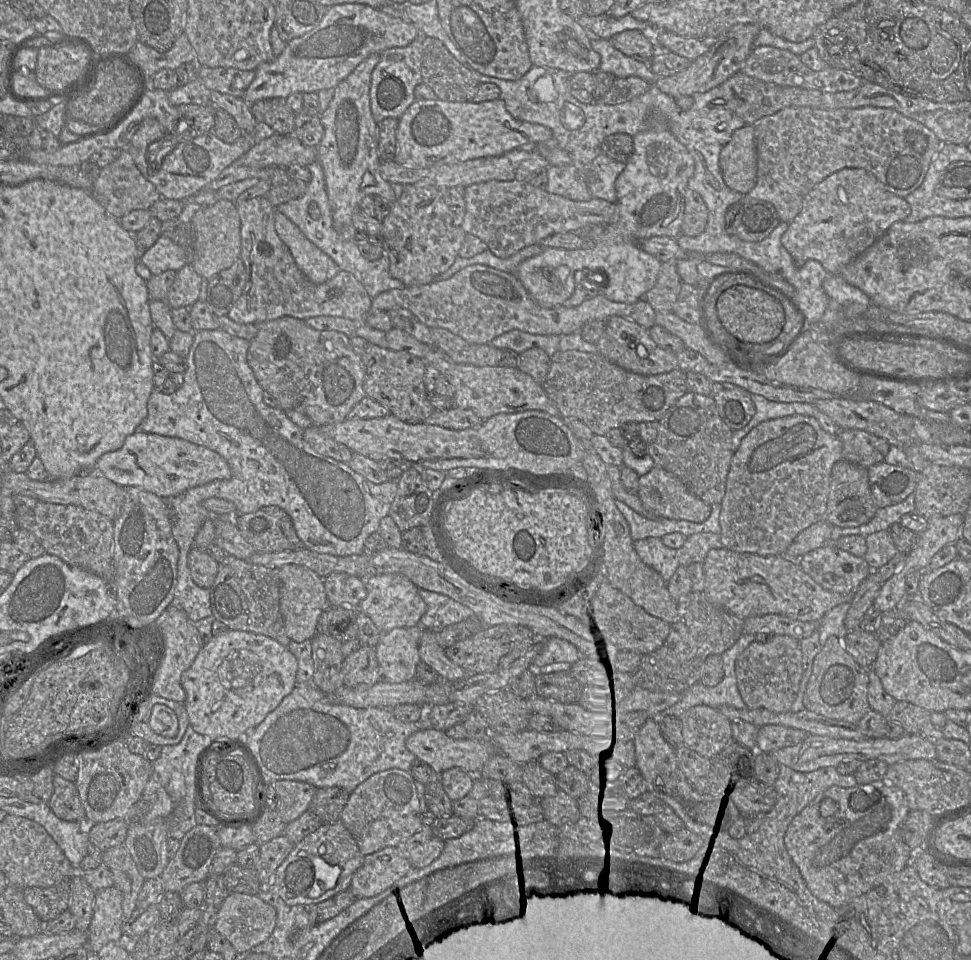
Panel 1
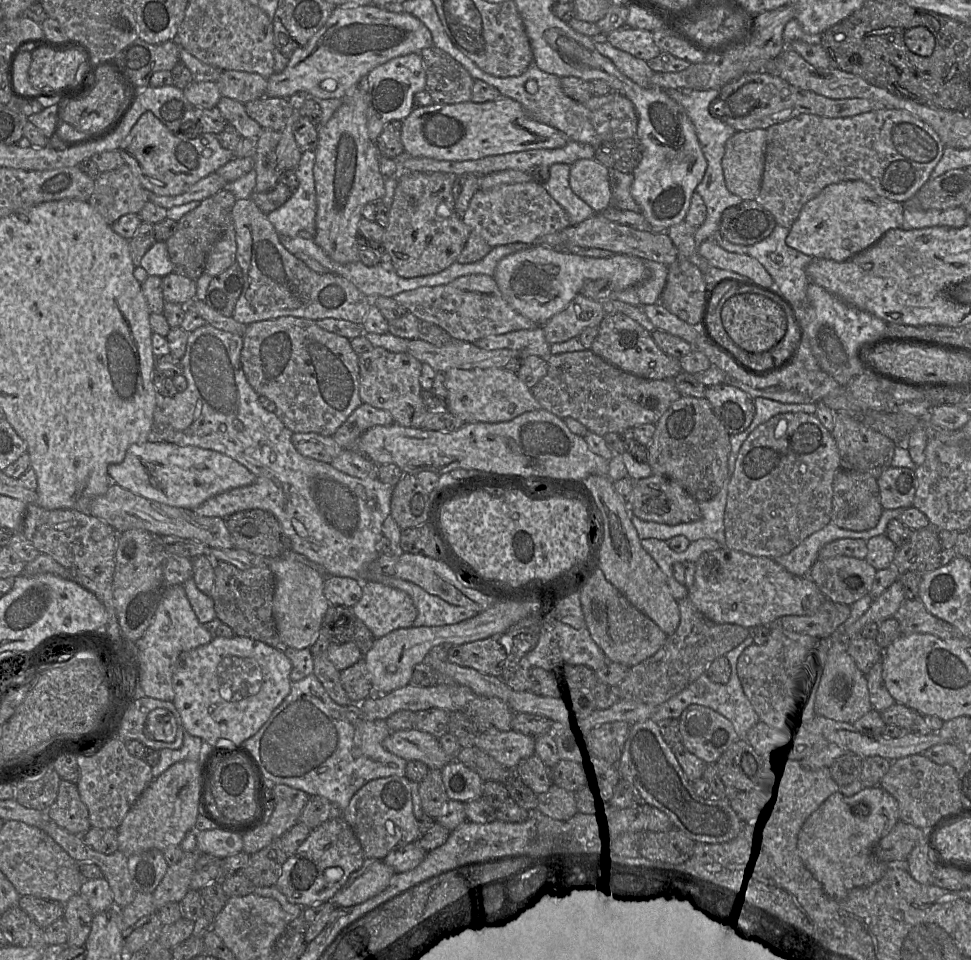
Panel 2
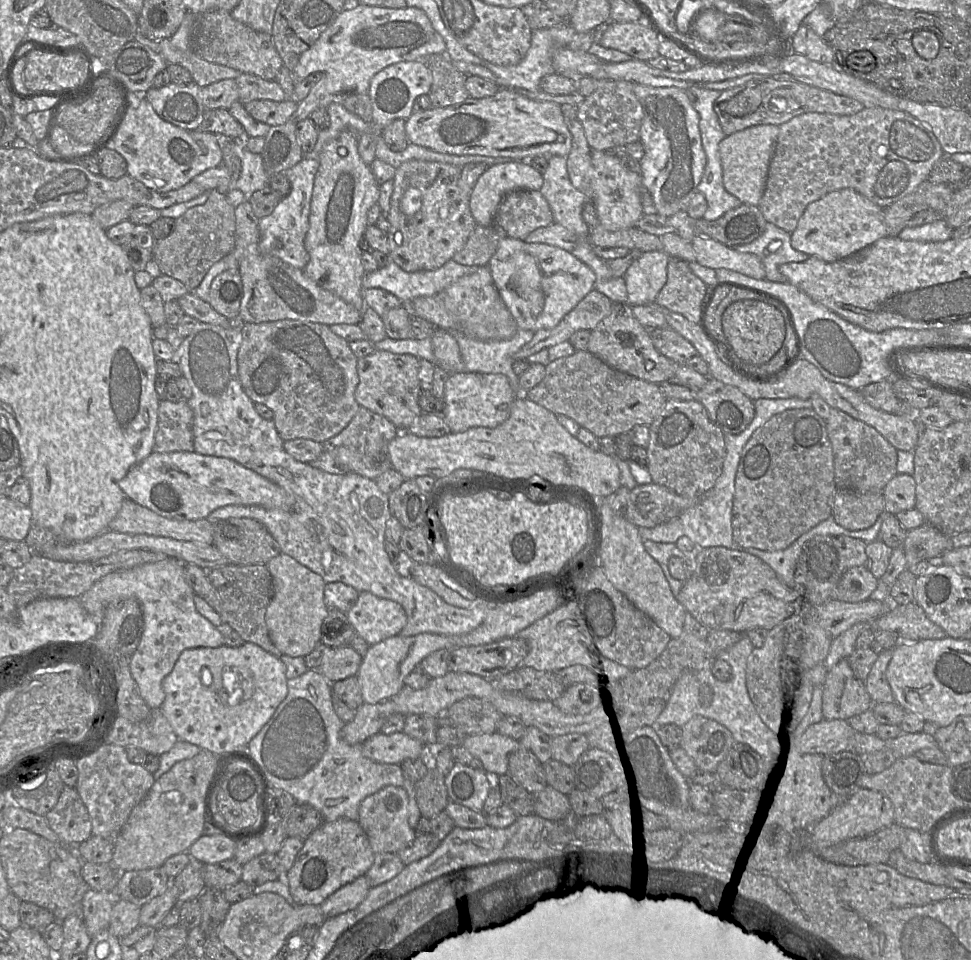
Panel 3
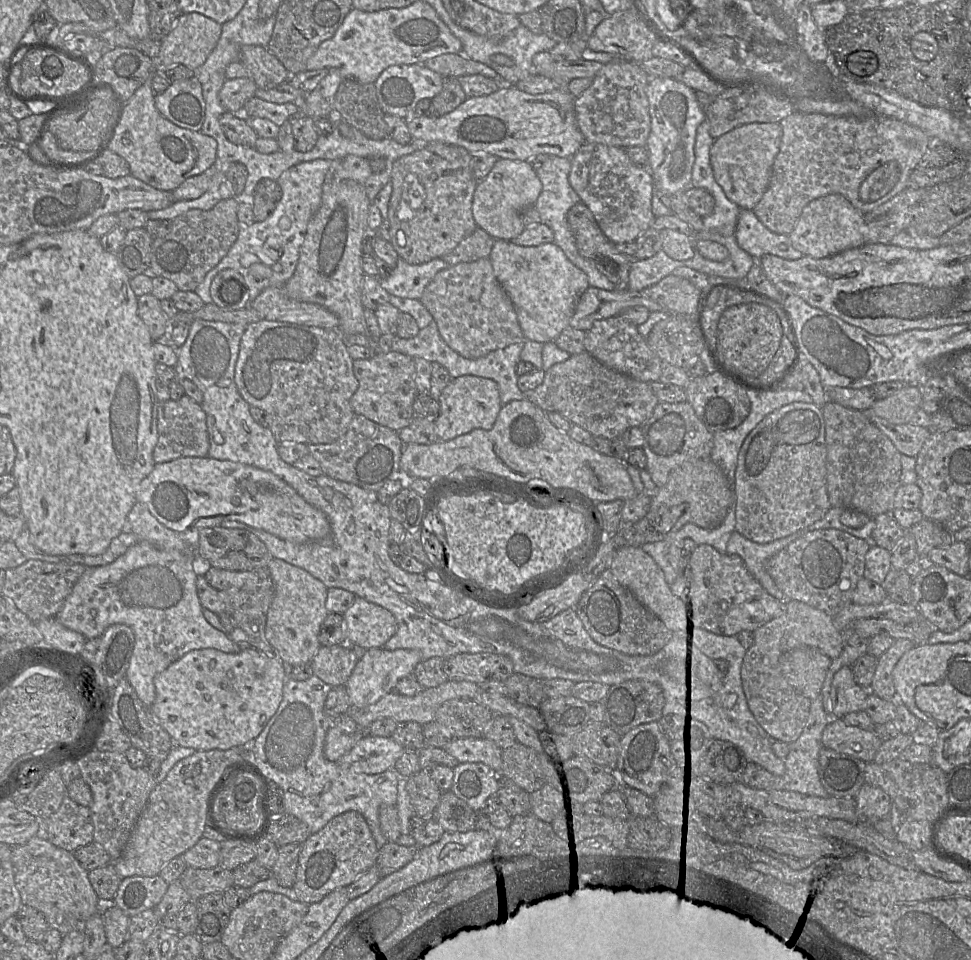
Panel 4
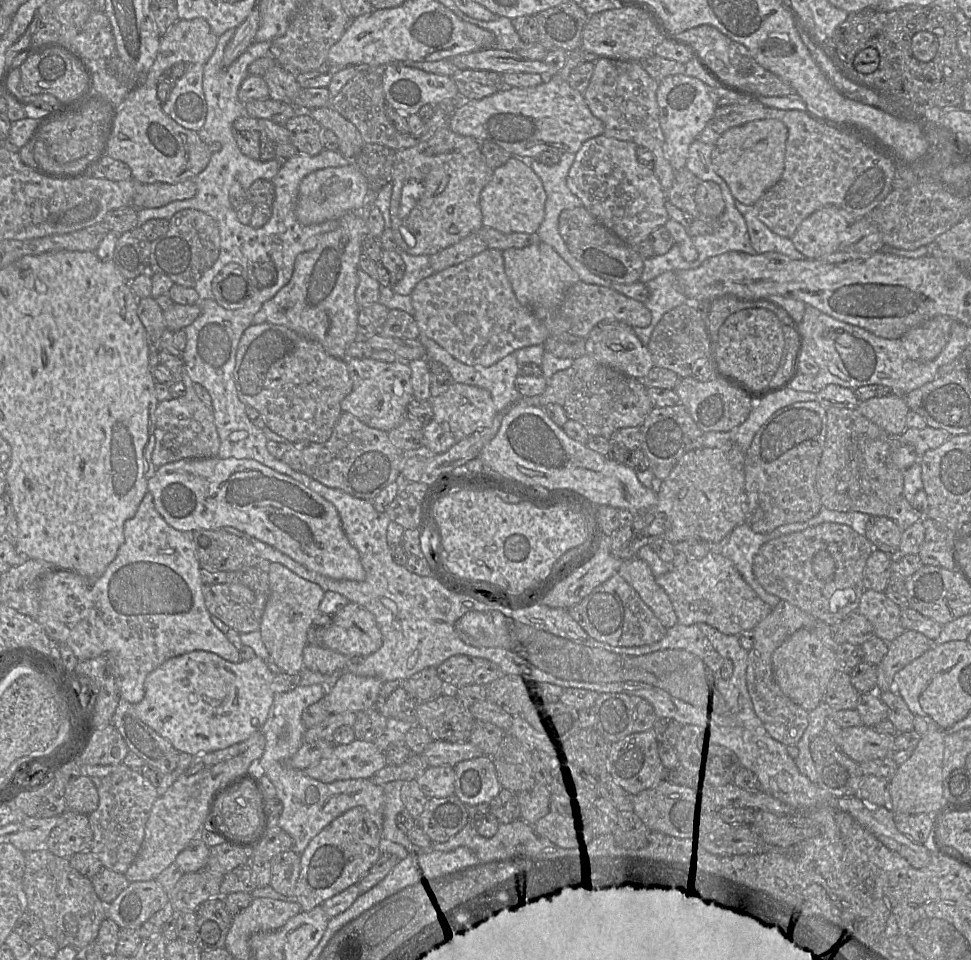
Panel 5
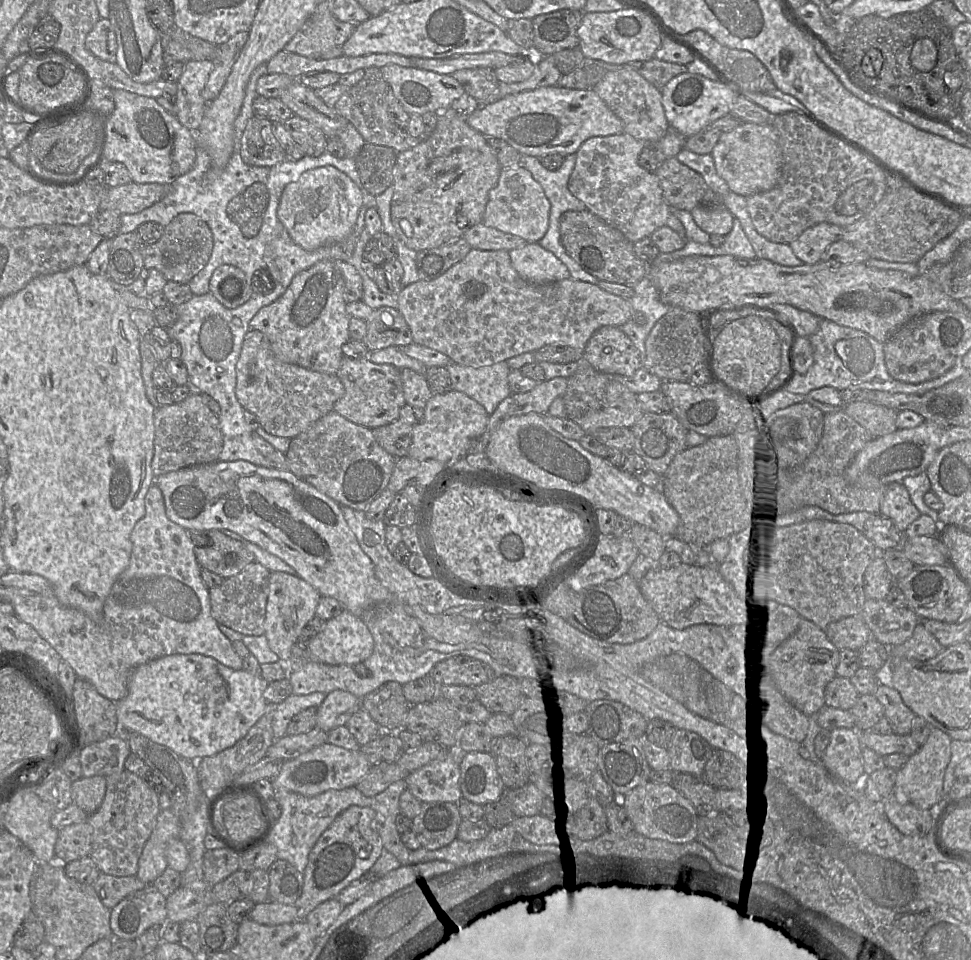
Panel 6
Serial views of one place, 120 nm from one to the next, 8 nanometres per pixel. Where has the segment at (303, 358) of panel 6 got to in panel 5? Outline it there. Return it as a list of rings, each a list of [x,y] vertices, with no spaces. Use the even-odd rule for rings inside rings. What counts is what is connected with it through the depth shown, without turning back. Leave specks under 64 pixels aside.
[[[368,208],[345,213],[338,219],[337,228],[323,234],[312,250],[298,254],[291,279],[273,298],[262,305],[254,315],[252,324],[272,323],[285,326],[303,337],[320,343],[331,356],[346,359],[347,346],[358,339],[358,314],[361,307],[356,302],[355,292],[362,242],[367,234],[367,219]]]

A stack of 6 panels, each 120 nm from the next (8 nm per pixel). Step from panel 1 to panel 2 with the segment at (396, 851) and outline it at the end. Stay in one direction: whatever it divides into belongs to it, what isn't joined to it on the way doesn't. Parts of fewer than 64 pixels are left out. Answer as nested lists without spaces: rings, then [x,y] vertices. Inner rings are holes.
[[[366,858],[330,901],[336,906],[358,904],[381,893],[395,874],[383,859]]]

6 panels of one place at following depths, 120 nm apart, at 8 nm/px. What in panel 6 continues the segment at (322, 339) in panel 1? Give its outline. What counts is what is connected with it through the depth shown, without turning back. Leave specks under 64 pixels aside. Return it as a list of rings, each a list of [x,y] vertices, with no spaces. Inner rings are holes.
[[[250,329],[236,363],[235,392],[242,407],[255,414],[260,426],[268,433],[292,439],[334,410],[334,404],[345,394],[345,388],[337,374],[278,360],[267,337],[258,330]]]

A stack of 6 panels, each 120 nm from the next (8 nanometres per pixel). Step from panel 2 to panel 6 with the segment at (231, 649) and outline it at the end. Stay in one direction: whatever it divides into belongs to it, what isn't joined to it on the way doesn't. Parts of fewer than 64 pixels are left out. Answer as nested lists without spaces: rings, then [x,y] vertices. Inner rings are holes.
[[[174,654],[138,666],[130,675],[127,695],[116,702],[121,732],[136,732],[199,761],[246,736],[269,709],[263,697],[268,682],[261,675],[233,670],[202,654]]]

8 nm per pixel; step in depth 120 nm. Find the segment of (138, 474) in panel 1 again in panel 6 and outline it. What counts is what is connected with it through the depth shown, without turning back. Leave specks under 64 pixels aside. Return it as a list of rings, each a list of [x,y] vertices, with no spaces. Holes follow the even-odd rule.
[[[219,460],[162,474],[156,477],[155,483],[162,491],[166,515],[172,522],[186,530],[229,529],[236,532],[282,559],[322,596],[337,599],[344,609],[361,619],[364,610],[385,601],[389,596],[388,589],[375,575],[373,562],[348,526],[341,506],[289,470],[258,466],[245,460]]]

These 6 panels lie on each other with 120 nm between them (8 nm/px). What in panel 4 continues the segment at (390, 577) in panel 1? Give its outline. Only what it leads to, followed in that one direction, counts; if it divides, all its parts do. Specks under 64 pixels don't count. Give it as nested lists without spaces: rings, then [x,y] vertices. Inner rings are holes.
[[[355,598],[343,613],[345,643],[364,649],[381,648],[396,633],[397,620],[386,608]]]

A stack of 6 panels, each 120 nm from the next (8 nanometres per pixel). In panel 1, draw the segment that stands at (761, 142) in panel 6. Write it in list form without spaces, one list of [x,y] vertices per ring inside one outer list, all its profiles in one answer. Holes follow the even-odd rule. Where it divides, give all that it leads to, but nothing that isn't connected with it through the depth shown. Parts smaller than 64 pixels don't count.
[[[754,125],[736,130],[720,153],[720,169],[726,185],[747,195],[757,183],[757,151]]]

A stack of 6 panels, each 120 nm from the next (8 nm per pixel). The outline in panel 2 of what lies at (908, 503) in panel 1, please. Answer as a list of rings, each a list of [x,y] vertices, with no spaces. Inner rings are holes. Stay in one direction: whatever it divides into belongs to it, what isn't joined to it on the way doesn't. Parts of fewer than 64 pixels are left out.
[[[904,508],[883,510],[877,525],[866,531],[851,531],[828,523],[822,529],[814,532],[789,553],[775,558],[775,561],[785,567],[790,573],[807,576],[812,565],[818,558],[818,553],[826,544],[843,538],[862,539],[868,541],[872,537],[886,533],[890,520],[899,518]]]

